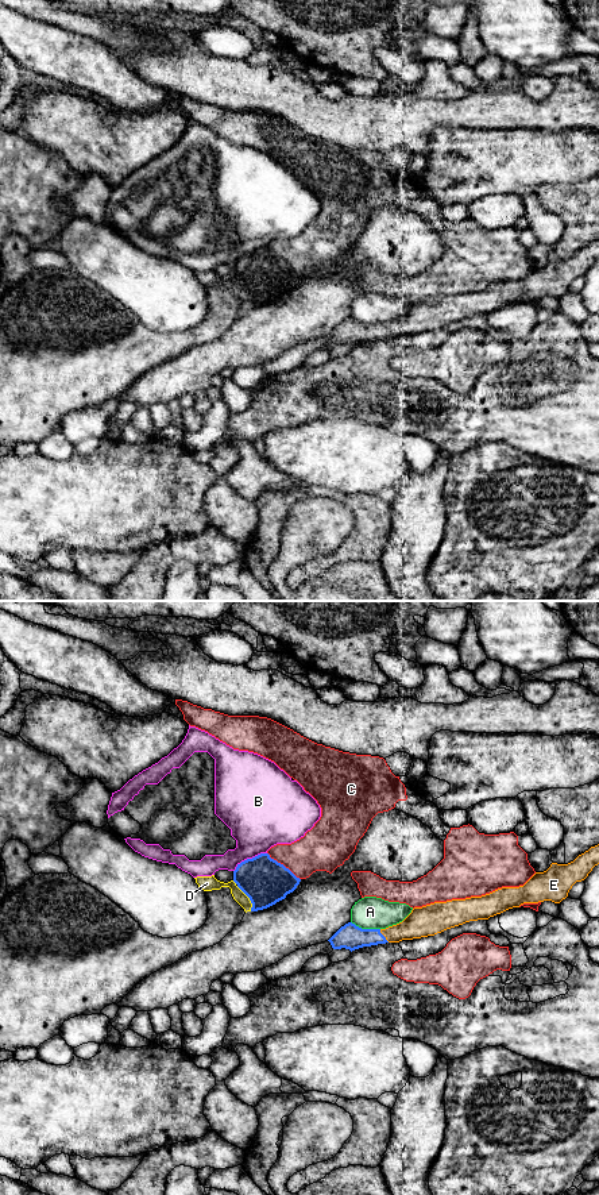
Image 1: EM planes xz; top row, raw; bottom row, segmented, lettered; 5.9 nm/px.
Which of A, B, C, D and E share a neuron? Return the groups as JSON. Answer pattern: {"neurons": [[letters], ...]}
{"neurons": [["A"], ["B"], ["C"], ["D"], ["E"]]}

